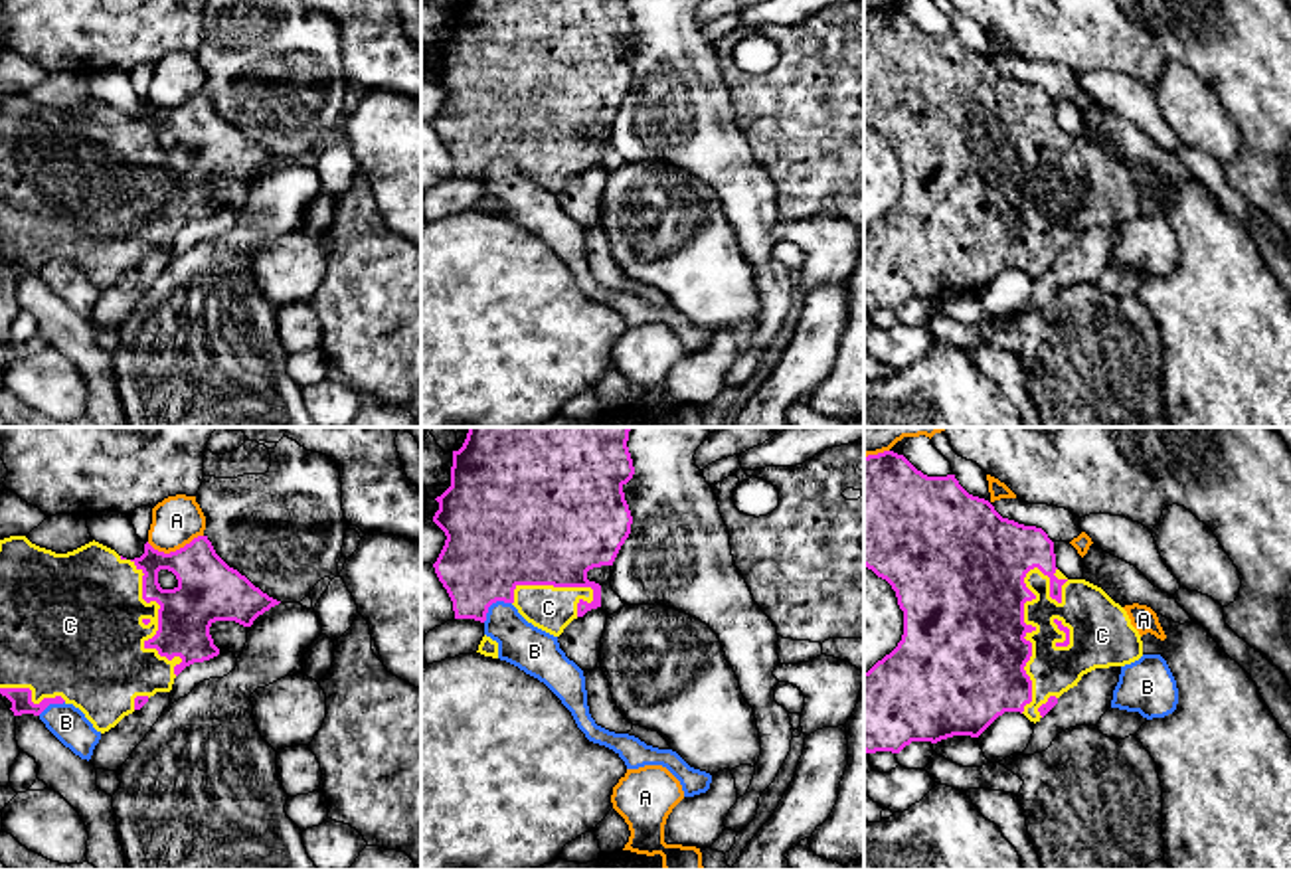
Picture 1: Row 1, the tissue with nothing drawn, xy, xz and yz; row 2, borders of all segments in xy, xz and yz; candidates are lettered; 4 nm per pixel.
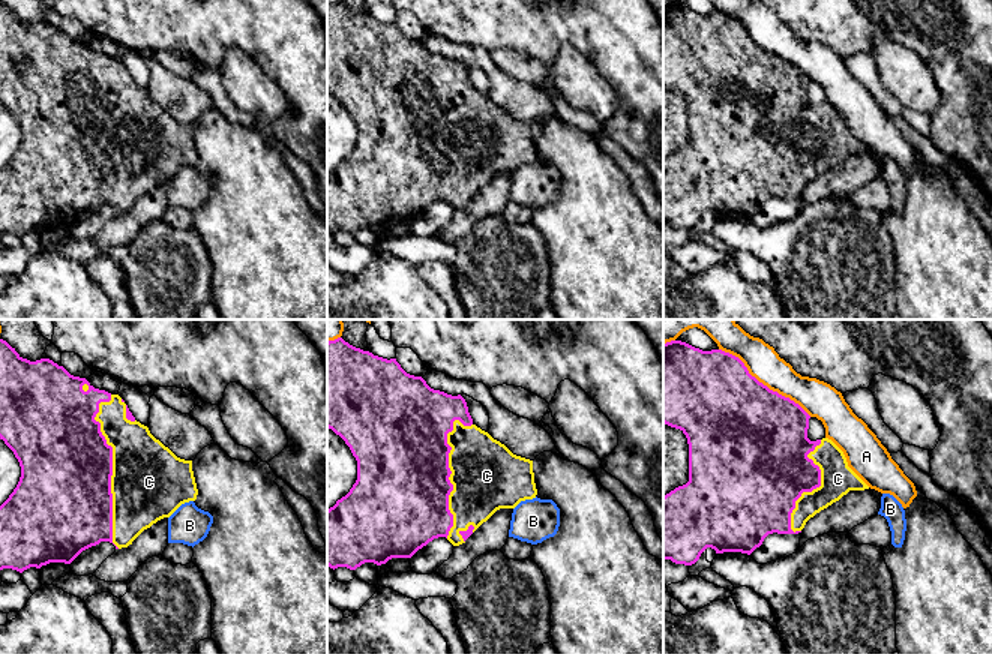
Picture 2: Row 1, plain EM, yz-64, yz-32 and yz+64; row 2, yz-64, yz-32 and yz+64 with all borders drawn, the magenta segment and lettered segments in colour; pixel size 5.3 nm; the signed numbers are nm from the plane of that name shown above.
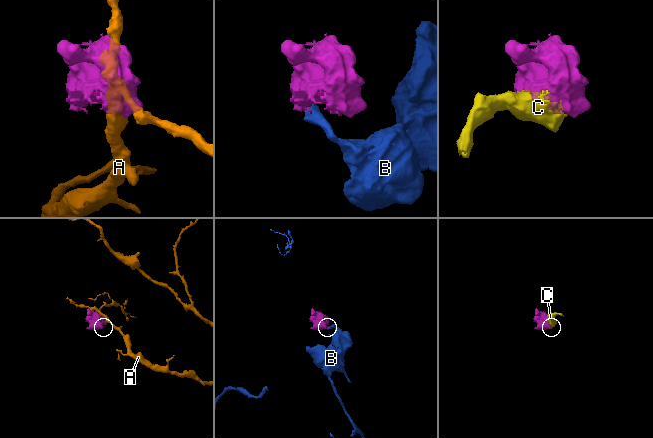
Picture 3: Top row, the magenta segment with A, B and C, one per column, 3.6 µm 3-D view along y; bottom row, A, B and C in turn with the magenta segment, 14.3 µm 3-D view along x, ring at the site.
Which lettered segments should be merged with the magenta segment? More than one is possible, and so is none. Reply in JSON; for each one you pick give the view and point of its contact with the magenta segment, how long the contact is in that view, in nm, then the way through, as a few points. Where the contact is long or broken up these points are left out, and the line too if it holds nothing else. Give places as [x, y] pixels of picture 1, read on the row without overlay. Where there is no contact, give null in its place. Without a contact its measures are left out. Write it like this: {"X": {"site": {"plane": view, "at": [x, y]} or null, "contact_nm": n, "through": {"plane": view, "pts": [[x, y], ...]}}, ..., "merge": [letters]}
{"C": {"site": {"plane": "yz", "at": [1027, 157]}, "contact_nm": 600}, "merge": ["C"]}

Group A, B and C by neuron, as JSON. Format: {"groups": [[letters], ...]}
{"groups": [["A"], ["B"], ["C"]]}

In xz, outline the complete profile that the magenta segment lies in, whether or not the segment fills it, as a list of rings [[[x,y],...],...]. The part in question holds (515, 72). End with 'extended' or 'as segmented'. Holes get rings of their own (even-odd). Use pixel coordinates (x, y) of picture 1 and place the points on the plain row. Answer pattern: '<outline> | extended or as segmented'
[[[463,0],[453,8],[451,44],[435,55],[433,79],[447,97],[433,125],[453,158],[455,176],[484,180],[488,164],[504,158],[534,184],[559,194],[573,176],[601,164],[601,142],[589,138],[587,129],[613,123],[631,91],[623,44],[633,32],[627,0]]] | extended

